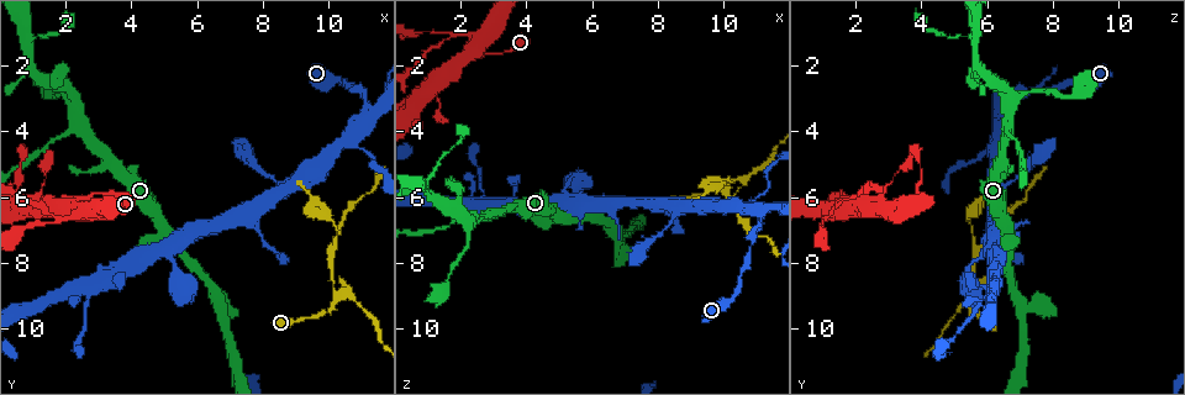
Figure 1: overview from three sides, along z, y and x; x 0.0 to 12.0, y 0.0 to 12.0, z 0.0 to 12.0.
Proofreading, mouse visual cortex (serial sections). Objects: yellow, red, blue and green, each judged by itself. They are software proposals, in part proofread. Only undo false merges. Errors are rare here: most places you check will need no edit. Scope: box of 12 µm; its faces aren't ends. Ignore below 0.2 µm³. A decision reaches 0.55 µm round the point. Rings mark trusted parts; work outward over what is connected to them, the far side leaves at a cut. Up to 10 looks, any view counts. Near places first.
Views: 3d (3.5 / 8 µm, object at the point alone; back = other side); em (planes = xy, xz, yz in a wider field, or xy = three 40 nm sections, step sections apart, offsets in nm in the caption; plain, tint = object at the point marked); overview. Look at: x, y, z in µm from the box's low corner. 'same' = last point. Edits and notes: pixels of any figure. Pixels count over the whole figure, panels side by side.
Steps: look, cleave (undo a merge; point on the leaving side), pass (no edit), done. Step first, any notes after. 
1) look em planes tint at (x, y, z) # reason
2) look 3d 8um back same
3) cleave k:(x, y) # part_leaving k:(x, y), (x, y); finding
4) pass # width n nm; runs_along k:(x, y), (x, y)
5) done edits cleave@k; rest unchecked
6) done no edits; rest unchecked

look 3d 3.5um at (1.9, 6.6, 1.1) # small branch off a trunk

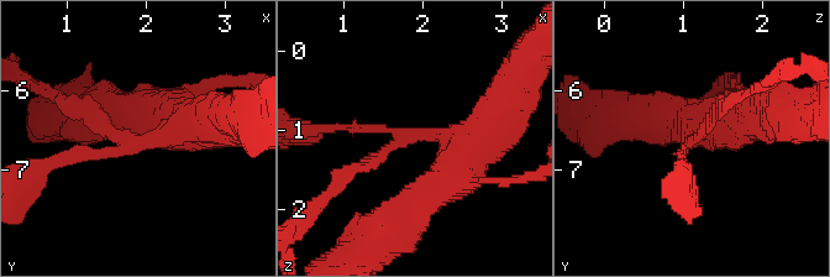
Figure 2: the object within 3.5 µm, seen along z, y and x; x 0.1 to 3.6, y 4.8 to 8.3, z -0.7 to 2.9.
look em xy step 3 tint at (1.90, 6.60, 1.05) # arms 3; arm_widths 100, 150, 450 nm; shape alone is not enough

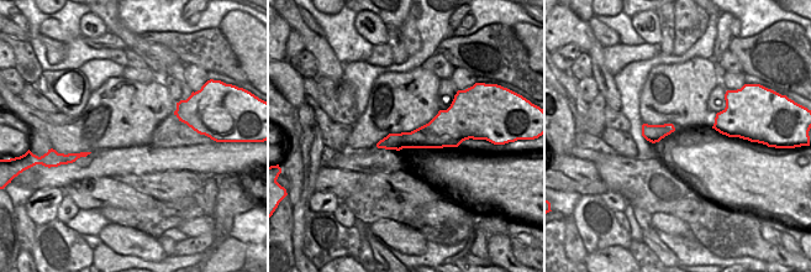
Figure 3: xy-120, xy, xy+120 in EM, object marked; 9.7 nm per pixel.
look em xy step 2 tint same

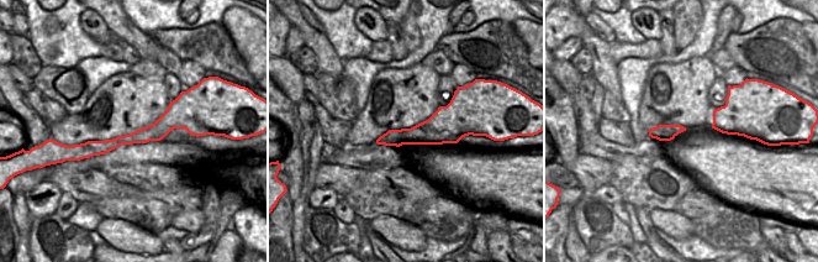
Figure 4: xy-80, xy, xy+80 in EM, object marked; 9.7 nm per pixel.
pass # runs_along 4:(179, 114), (154, 132), (80, 151); all the same cell

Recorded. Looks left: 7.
look 3d 3.5um at (2.5, 3.9, 6.6) # side arm on a straight run

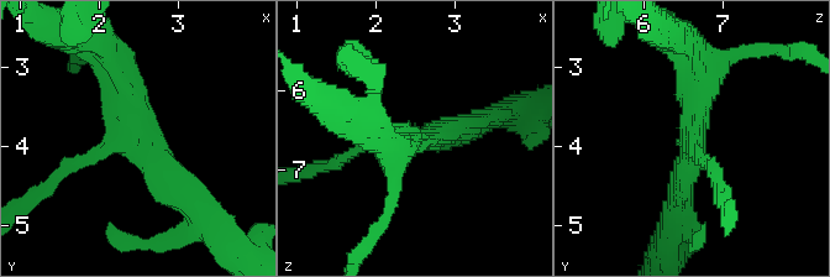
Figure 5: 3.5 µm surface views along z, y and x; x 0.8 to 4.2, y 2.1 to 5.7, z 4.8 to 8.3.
look em xy step 1 tint at (2.50, 3.90, 6.60) # arms 3; arm_widths 150, 350, 400 nm; now the EM

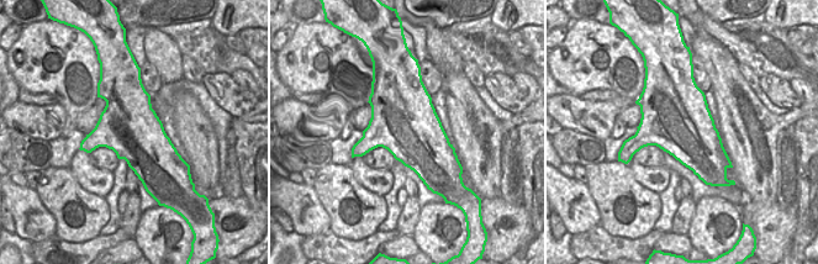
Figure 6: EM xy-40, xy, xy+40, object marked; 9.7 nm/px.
pass # runs_along 5:(193, 203), (136, 139), (116, 59); all the same cell

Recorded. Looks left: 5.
look 3d 3.5um at (10.8, 2.9, 7.5) # abrupt turn

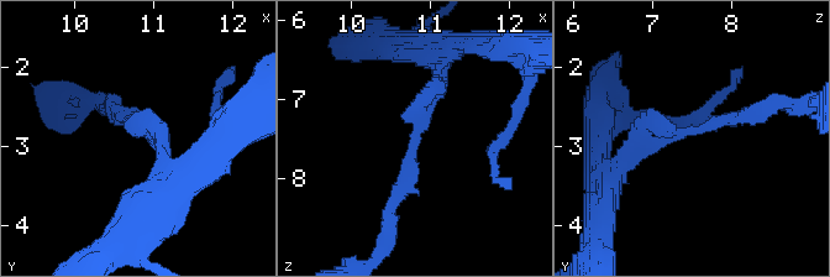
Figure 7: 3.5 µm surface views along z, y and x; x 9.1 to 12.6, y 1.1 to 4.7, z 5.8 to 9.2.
look em planes tint at (10.85, 2.80, 7.55) # arm_widths 200, 250 nm

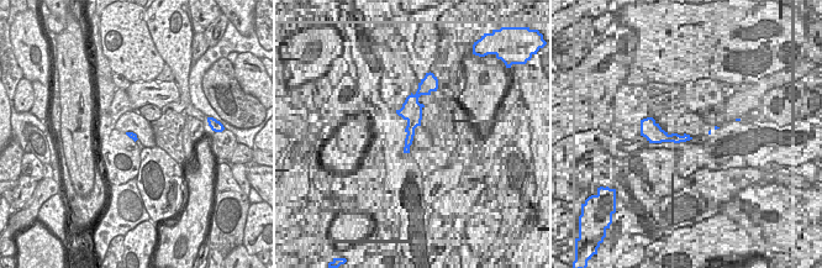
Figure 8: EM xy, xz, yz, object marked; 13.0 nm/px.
pass # all the same cell

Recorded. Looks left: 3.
look 3d 3.5um back at (10.9, 4.3, 6.2) # three-way junction

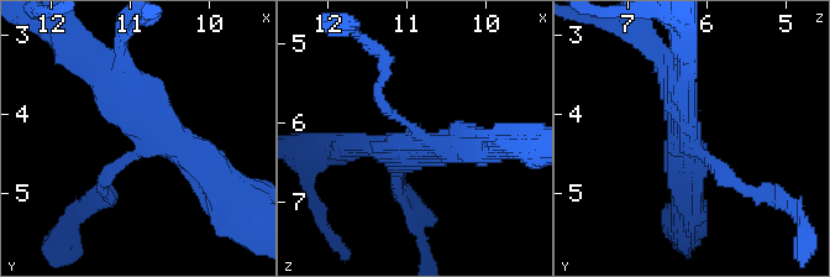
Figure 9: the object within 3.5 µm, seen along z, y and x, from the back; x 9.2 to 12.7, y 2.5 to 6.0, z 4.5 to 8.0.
look em planes tint at (10.85, 4.25, 6.25)

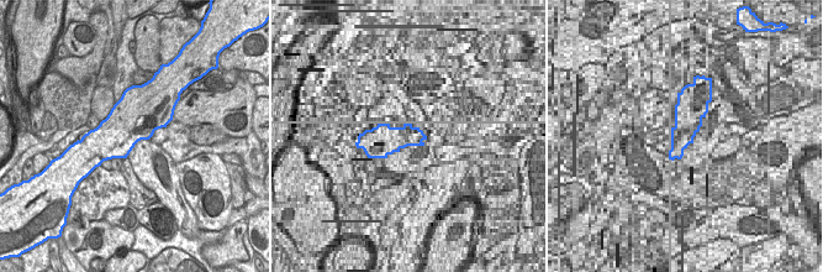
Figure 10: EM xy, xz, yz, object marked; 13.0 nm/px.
pass # arm_widths 150, 350, 400 nm; runs_along 9:(665, 66), (693, 145), (737, 183); all the same cell

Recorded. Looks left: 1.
done no edits; rest unchecked

